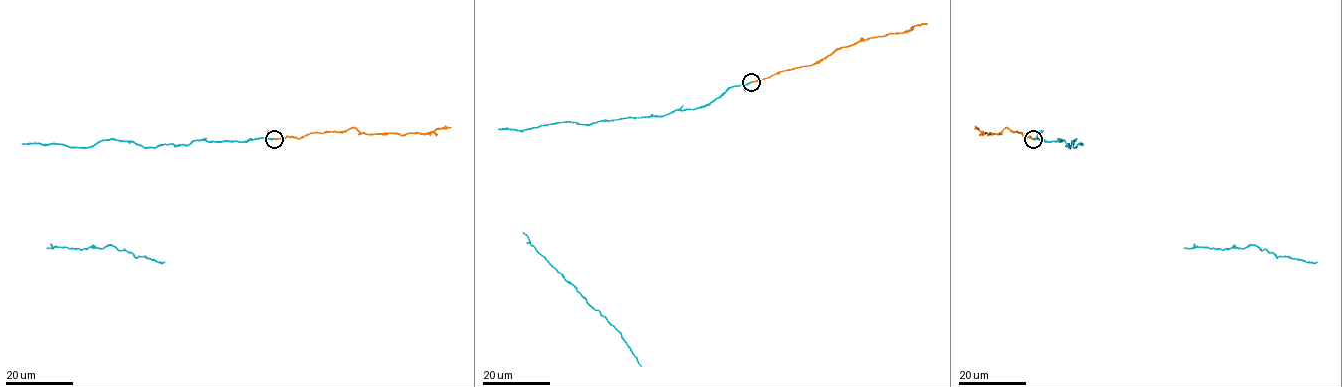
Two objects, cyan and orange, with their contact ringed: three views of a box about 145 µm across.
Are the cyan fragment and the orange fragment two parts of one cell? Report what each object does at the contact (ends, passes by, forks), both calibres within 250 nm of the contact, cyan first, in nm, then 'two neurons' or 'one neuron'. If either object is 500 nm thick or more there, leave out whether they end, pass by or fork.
cyan ends | orange ends | 240/240 nm | one neuron

